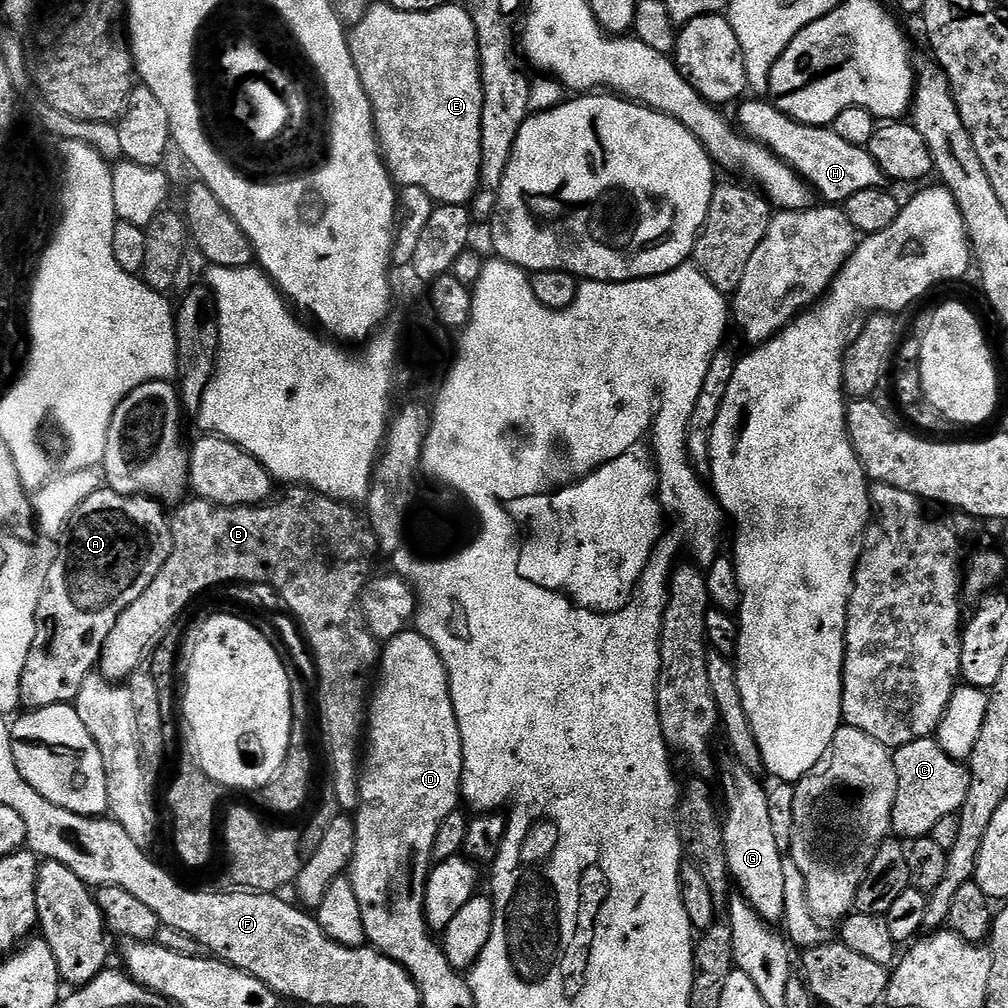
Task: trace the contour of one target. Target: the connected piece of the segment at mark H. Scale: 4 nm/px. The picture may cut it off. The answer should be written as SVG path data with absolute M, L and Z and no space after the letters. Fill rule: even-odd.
M748 98L740 106L736 116L734 115L740 131L748 139L766 146L775 156L789 164L810 185L813 193L819 199L820 196L824 199L821 201L840 206L850 198L850 194L858 194L858 190L885 187L885 174L878 162L874 162L867 147L838 138L831 127L798 122L782 114L782 110L778 110L764 98Z

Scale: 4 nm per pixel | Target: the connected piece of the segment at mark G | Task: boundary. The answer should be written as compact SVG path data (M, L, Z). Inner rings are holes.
M729 762L720 772L720 784L724 787L722 800L722 827L728 875L738 887L739 895L754 906L754 910L765 921L779 923L785 911L785 877L782 864L786 859L782 851L782 840L776 837L772 825L772 804L759 784L757 777L737 762Z

